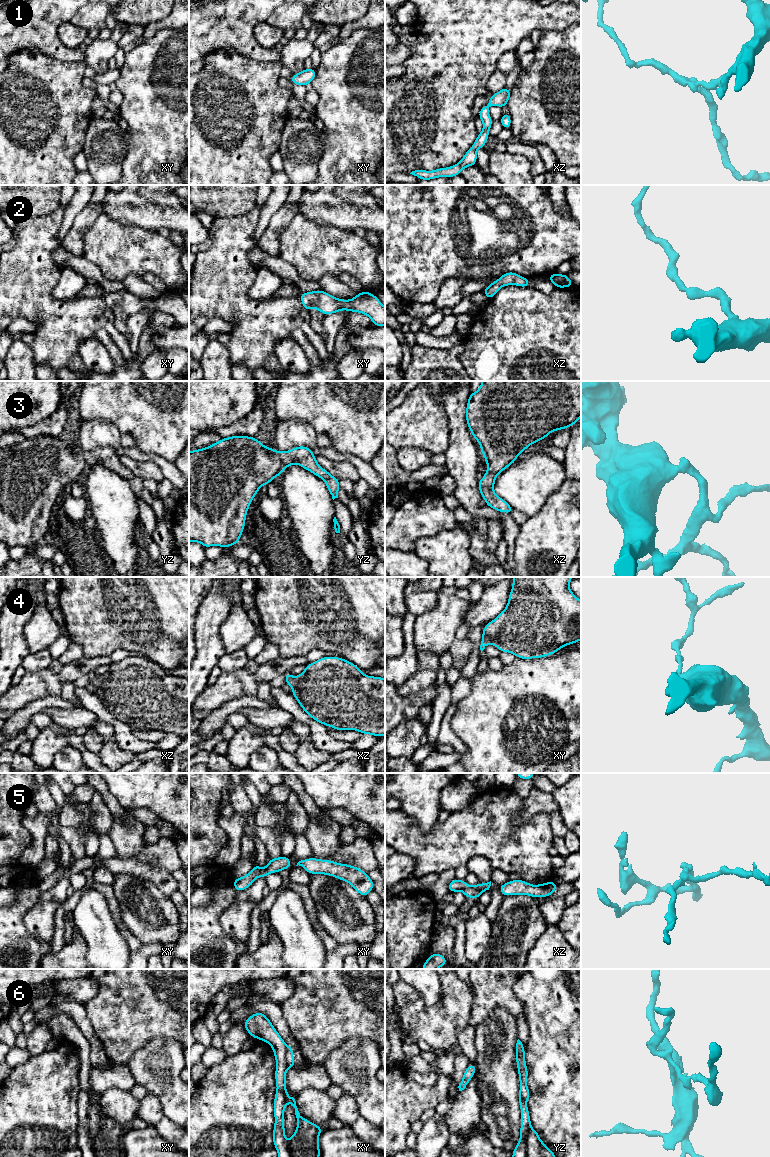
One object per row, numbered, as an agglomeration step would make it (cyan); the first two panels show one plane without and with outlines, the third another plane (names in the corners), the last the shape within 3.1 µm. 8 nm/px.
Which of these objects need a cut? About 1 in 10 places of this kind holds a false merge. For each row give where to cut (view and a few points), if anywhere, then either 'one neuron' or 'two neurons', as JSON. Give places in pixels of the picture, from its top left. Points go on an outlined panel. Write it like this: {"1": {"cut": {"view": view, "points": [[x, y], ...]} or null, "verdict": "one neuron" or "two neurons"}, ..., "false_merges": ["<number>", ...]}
{"1": {"cut": null, "verdict": "one neuron"}, "2": {"cut": null, "verdict": "one neuron"}, "3": {"cut": null, "verdict": "one neuron"}, "4": {"cut": null, "verdict": "one neuron"}, "5": {"cut": null, "verdict": "one neuron"}, "6": {"cut": null, "verdict": "one neuron"}, "false_merges": []}

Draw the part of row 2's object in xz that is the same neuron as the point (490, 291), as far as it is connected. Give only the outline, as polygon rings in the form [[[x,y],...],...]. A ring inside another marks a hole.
[[[507,272],[501,275],[501,277],[487,286],[483,293],[490,300],[493,298],[499,289],[504,286],[514,284],[519,287],[531,287],[529,278],[524,278],[515,272]]]

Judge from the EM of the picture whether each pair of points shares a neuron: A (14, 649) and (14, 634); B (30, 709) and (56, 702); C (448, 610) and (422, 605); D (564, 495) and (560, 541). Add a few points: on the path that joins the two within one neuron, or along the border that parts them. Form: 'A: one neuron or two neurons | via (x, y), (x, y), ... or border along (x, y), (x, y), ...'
A: one neuron | via (14, 645), (14, 638)
B: one neuron | via (36, 707), (50, 702)
C: two neurons | border along (438, 593), (437, 603), (431, 609), (416, 617)
D: one neuron | via (560, 506), (560, 530)

